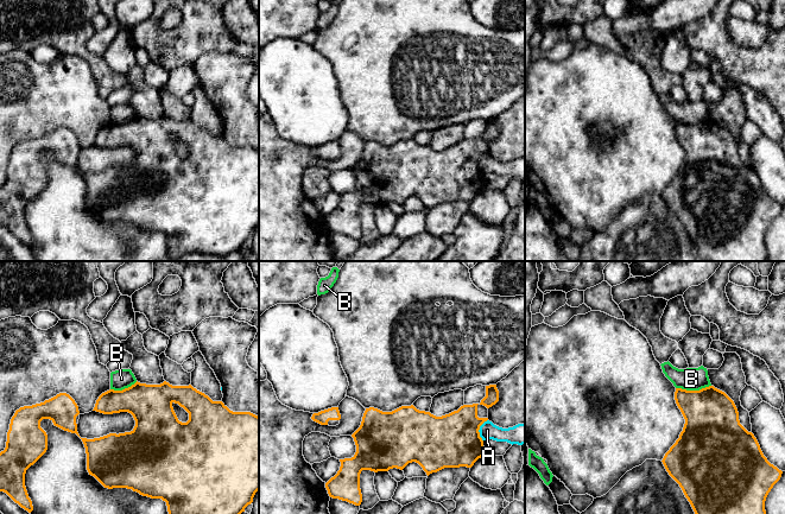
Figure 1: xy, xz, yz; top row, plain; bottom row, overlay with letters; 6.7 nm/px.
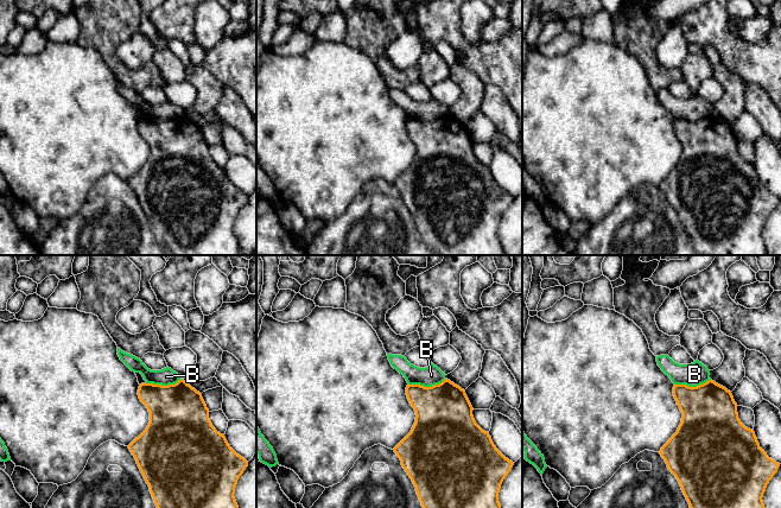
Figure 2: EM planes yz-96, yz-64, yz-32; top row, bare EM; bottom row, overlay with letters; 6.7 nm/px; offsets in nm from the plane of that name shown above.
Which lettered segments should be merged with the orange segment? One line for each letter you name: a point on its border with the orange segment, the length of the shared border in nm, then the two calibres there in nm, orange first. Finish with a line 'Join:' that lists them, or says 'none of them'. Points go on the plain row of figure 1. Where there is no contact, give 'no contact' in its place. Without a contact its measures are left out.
Join: none of them

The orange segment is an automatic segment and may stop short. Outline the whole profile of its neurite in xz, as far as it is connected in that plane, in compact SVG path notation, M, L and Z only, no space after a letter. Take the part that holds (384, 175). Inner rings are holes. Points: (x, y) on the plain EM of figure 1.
M413 139L401 140L392 146L382 146L374 141L366 142L360 161L352 169L356 179L355 189L352 192L340 193L340 204L325 217L329 230L360 240L362 236L360 223L360 208L362 204L374 207L388 205L393 202L403 204L409 197L416 196L429 210L444 202L471 202L485 189L483 174L480 171L479 164L488 154L488 152L477 151L477 139L463 139L457 145L442 151L419 145Z

